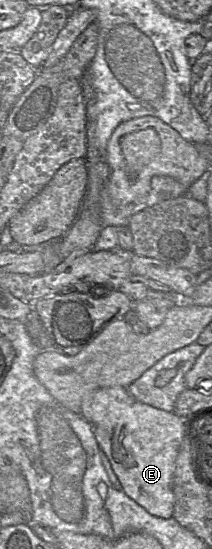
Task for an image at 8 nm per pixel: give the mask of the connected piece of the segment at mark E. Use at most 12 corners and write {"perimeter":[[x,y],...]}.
{"perimeter":[[121,386],[86,396],[124,493],[153,516],[174,512],[186,420]]}

